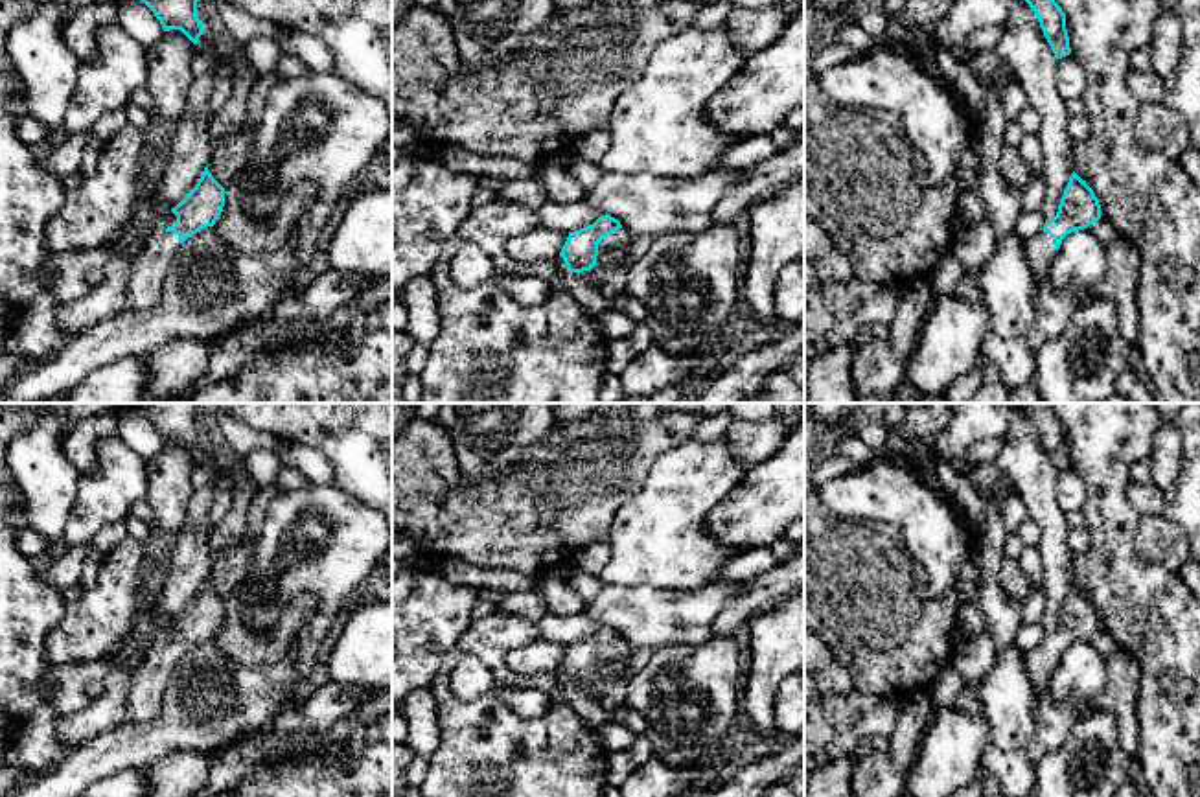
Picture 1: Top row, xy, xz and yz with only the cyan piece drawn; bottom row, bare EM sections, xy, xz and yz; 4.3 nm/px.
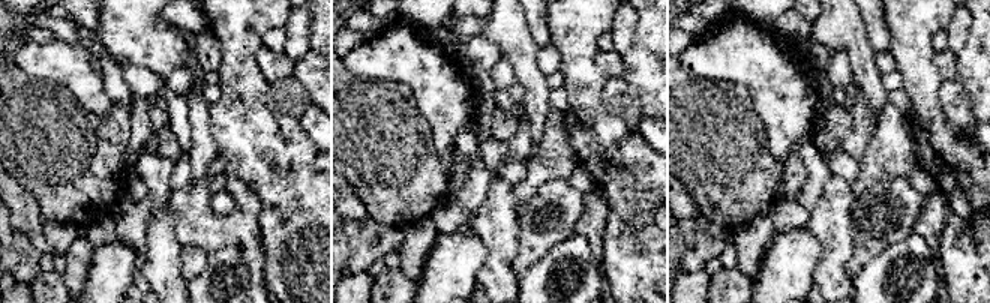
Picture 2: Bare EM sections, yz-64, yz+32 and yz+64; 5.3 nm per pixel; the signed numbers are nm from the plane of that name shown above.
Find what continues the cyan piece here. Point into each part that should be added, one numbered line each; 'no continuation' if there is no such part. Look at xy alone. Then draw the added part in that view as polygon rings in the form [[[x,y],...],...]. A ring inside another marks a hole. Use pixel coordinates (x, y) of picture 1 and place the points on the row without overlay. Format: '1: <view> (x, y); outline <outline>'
1: xy (146, 689); outline [[[175,644],[147,648],[127,687],[125,723],[151,725],[162,714],[167,677],[182,653]]]

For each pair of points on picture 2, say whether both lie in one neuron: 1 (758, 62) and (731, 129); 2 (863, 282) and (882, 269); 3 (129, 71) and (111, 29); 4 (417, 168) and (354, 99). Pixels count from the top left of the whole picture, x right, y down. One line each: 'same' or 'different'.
1: different
2: same
3: different
4: same

